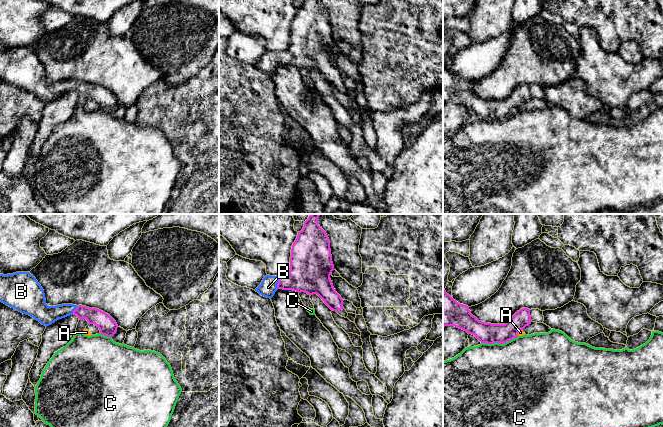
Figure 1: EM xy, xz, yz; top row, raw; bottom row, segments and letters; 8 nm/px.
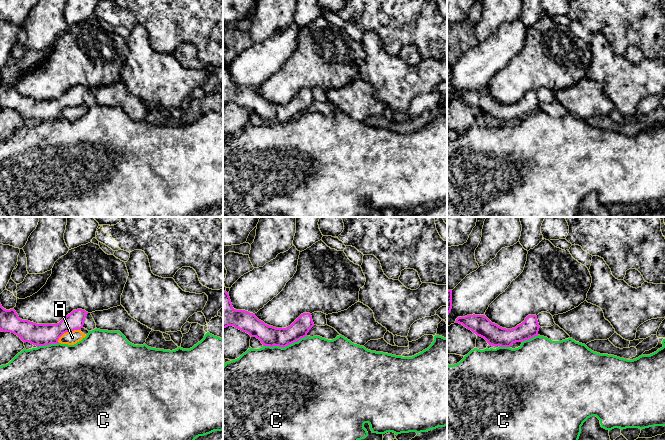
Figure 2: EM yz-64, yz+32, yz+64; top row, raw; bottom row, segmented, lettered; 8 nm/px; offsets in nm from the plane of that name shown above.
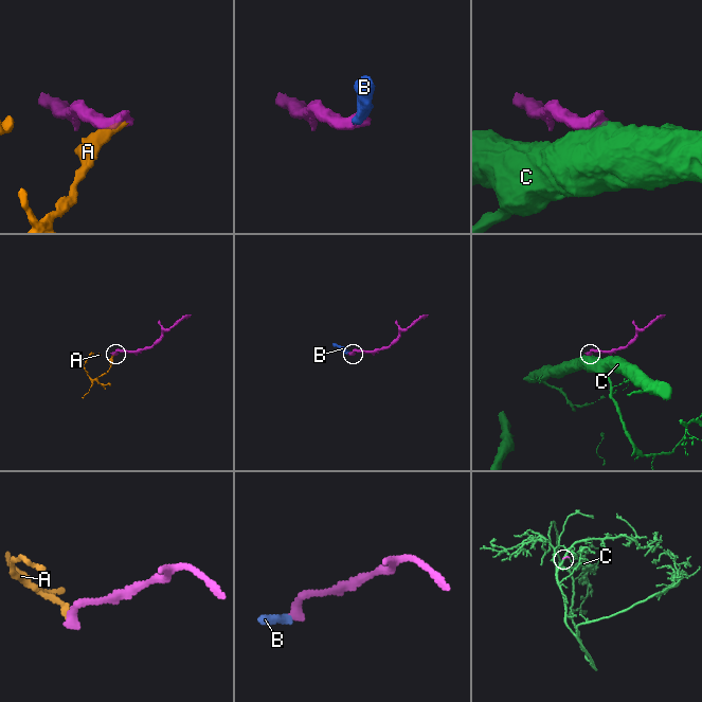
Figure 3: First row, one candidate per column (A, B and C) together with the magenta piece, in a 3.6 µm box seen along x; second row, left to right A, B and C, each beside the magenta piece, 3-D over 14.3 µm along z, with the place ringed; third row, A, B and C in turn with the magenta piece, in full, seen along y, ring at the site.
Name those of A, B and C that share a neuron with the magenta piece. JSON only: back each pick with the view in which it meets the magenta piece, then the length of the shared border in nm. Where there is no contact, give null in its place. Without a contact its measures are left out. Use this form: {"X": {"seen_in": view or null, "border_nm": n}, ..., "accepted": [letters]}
{"B": {"seen_in": "xz", "border_nm": 100}, "accepted": ["B"]}

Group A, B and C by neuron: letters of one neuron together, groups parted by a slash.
A / B / C

